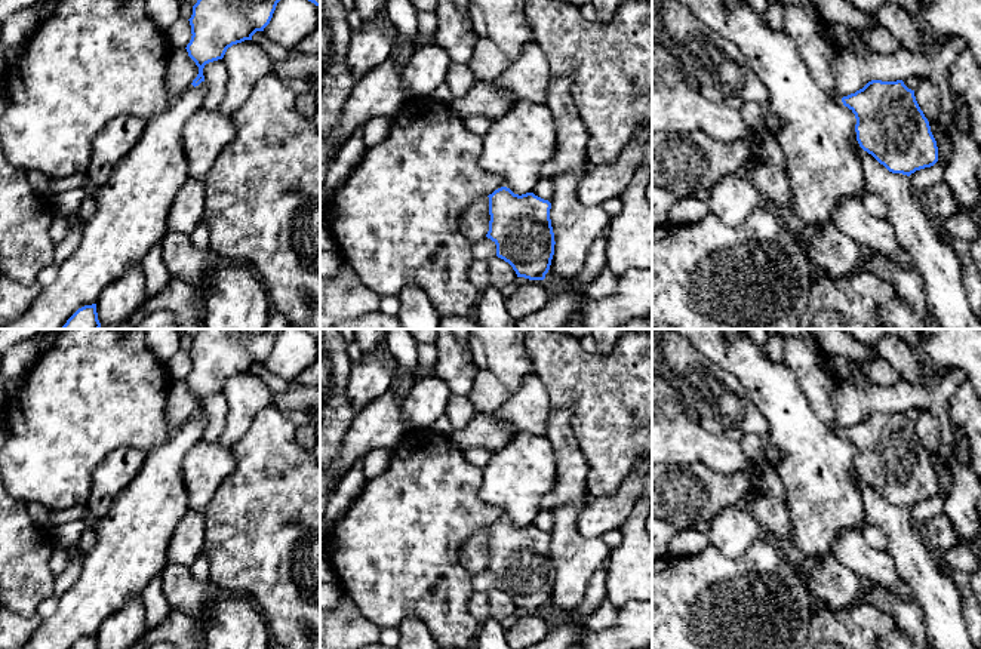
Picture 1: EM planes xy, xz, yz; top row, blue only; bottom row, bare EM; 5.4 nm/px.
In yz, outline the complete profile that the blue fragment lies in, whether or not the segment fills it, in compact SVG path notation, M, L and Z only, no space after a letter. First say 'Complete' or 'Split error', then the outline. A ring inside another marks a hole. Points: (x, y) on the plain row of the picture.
Complete. M871 412L842 434L855 446L859 479L889 504L910 508L938 493L929 453L902 412Z

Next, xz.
Complete. M501 519L489 529L489 563L496 588L508 594L517 609L544 612L554 587L551 535L533 525L514 526Z

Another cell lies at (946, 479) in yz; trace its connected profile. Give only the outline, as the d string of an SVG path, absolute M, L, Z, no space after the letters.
M954 436L953 439L953 450L951 450L951 456L948 459L948 468L945 473L938 474L938 495L942 496L944 499L947 499L951 486L953 486L953 471L954 467L957 464L957 437Z

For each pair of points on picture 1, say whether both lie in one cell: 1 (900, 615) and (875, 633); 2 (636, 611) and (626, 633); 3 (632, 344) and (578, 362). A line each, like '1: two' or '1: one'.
1: two
2: one
3: one

